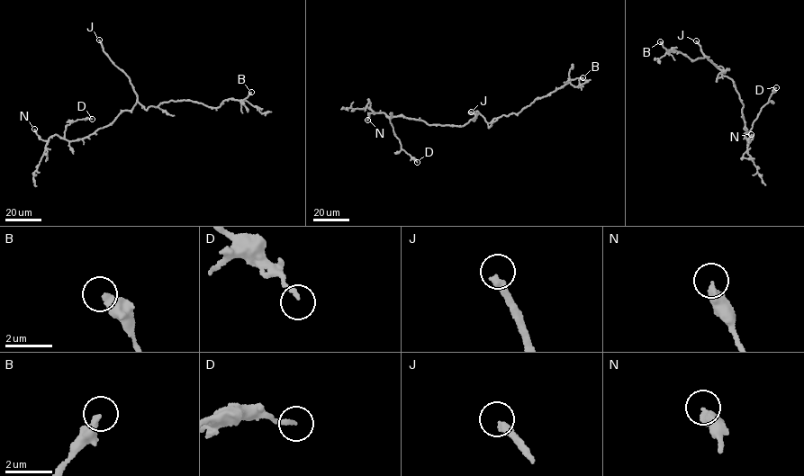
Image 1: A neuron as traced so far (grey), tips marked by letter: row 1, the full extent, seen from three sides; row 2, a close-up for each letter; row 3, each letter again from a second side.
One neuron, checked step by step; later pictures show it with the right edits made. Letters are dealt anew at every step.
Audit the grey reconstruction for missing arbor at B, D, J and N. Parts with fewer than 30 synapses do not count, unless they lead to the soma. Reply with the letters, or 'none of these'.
J

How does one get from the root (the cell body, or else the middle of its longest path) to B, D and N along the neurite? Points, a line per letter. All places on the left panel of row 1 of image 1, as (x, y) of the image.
B: (143, 106), (146, 110), (163, 102), (190, 100), (216, 108), (230, 99), (244, 100), (251, 92)
D: (143, 106), (136, 102), (131, 110), (121, 112), (112, 123), (86, 137), (65, 139), (67, 125), (92, 119)
N: (143, 106), (136, 102), (111, 123), (78, 139), (55, 135), (43, 140), (34, 129)

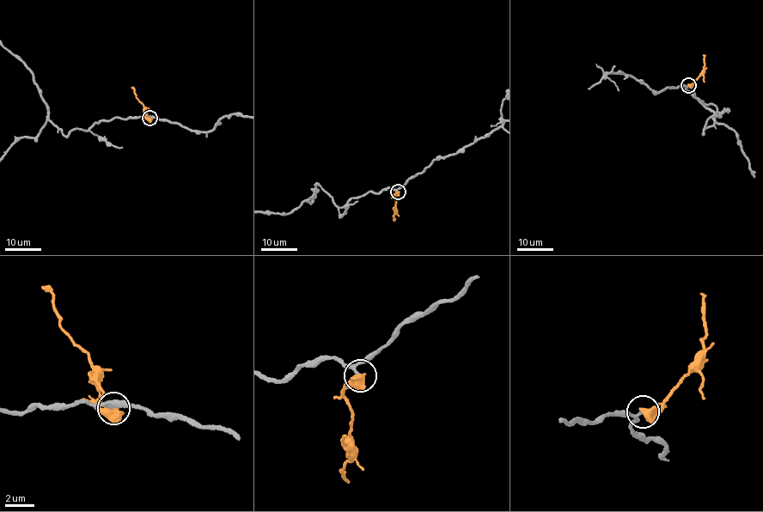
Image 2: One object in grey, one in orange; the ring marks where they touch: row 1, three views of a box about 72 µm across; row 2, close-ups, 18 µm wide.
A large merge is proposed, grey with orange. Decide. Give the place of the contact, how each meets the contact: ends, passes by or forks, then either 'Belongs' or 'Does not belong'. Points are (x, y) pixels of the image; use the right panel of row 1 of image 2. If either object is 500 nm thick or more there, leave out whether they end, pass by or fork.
Place: (688, 85). Belongs

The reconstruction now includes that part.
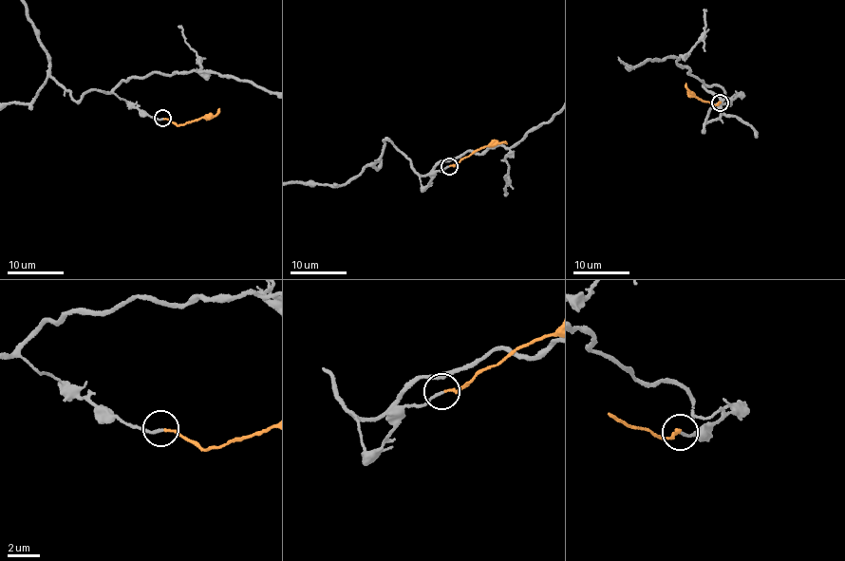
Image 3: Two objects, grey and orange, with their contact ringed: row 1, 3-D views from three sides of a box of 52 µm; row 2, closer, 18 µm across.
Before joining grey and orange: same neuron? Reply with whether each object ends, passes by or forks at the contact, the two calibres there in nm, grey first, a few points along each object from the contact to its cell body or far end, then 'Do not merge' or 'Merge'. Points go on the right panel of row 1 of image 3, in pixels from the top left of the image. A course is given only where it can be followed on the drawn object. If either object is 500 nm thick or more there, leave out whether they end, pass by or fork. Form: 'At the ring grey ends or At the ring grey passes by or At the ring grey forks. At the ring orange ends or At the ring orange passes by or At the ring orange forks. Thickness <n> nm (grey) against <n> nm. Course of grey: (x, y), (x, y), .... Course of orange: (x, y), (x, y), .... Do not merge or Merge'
At the ring grey ends. At the ring orange ends. Thickness 180 nm (grey) against 140 nm. Course of orange: (720, 102), (713, 105), (695, 96), (685, 83). Merge

